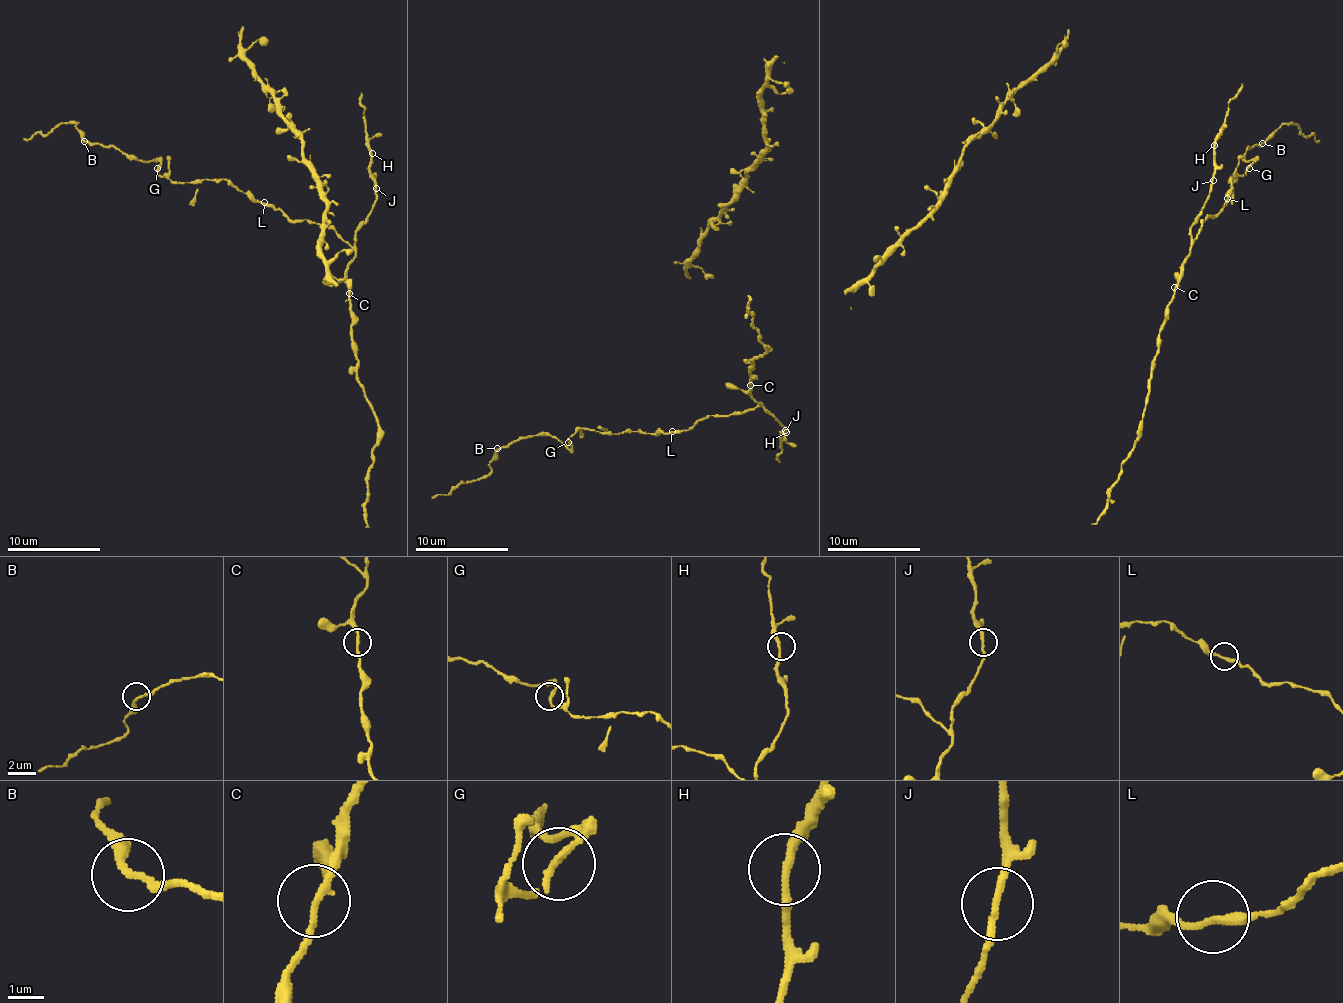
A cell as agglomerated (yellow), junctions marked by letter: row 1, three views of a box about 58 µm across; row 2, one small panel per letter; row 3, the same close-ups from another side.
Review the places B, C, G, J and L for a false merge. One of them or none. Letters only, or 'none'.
none

